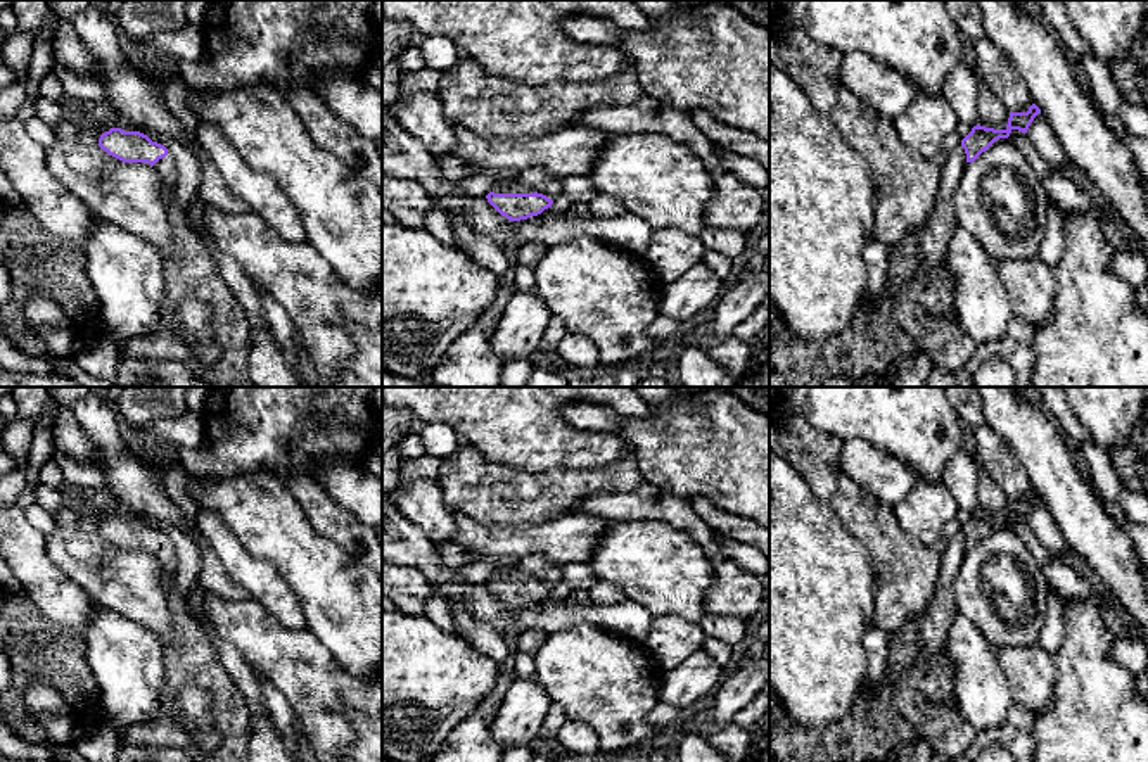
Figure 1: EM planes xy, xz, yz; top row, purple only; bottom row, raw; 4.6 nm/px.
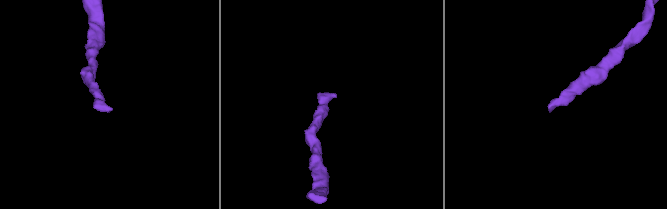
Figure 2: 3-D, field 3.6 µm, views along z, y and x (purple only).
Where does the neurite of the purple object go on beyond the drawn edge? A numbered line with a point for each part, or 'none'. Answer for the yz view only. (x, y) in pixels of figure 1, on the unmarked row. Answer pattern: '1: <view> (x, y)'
1: yz (924, 695)

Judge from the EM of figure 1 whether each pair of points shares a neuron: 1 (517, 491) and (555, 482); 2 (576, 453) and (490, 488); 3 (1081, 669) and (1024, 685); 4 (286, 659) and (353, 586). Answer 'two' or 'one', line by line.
1: one
2: two
3: two
4: two

